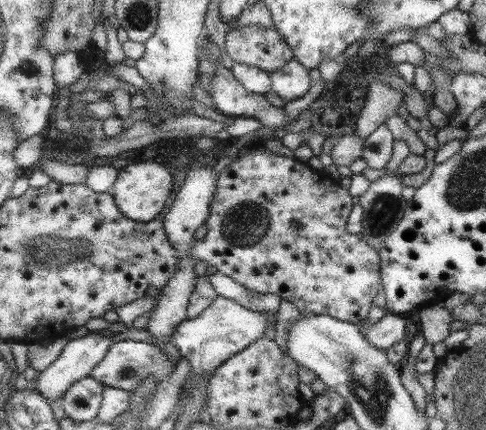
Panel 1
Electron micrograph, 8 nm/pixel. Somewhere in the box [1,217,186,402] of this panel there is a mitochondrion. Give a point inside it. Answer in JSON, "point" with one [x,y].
{"point":[42,250]}

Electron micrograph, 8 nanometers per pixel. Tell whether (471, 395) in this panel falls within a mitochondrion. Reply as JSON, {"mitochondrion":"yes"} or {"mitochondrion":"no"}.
{"mitochondrion":"yes"}

